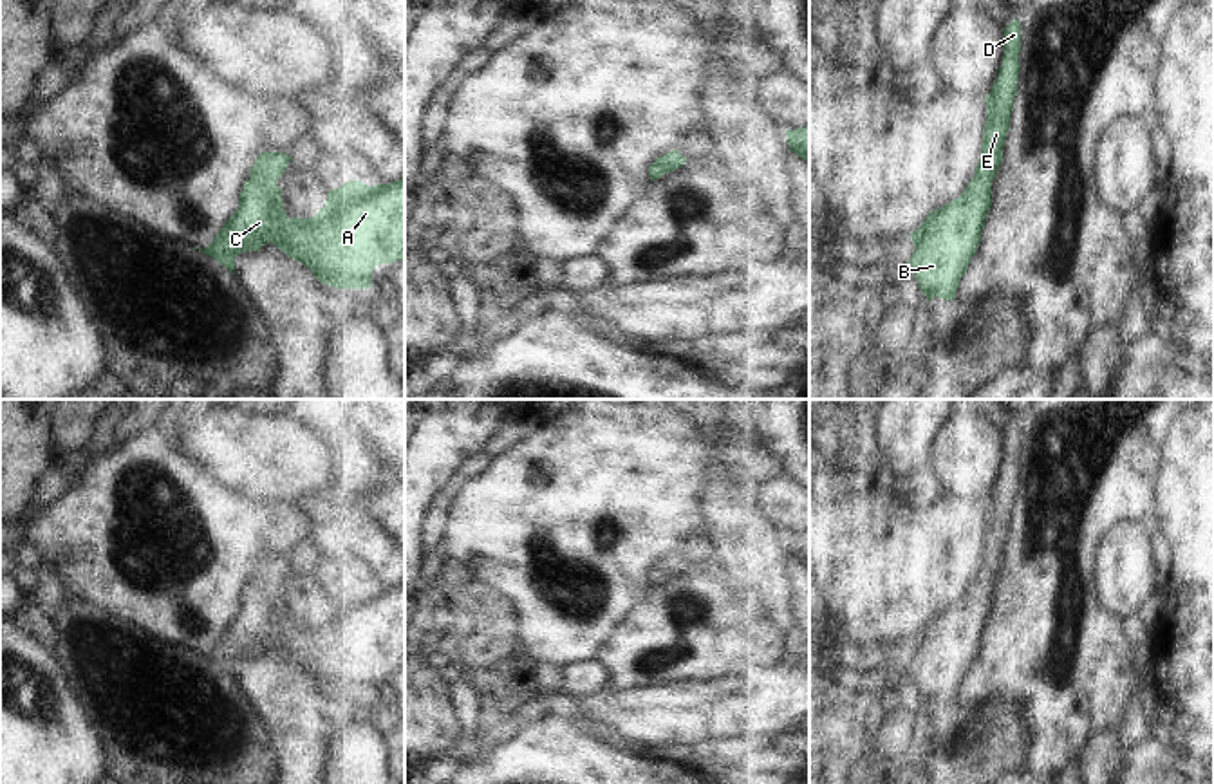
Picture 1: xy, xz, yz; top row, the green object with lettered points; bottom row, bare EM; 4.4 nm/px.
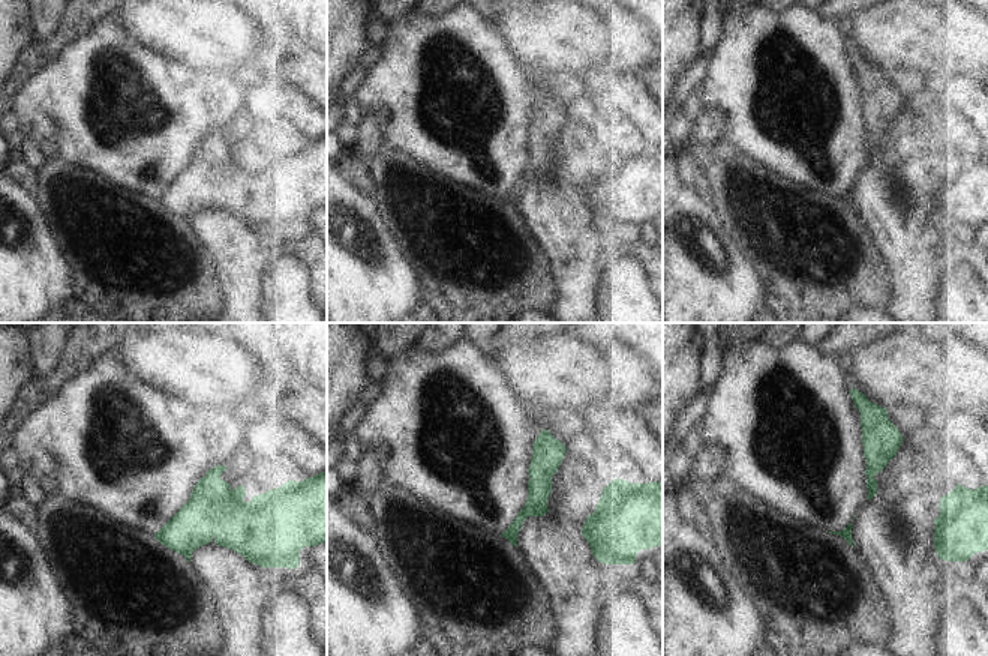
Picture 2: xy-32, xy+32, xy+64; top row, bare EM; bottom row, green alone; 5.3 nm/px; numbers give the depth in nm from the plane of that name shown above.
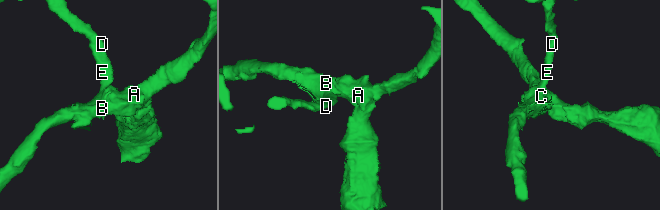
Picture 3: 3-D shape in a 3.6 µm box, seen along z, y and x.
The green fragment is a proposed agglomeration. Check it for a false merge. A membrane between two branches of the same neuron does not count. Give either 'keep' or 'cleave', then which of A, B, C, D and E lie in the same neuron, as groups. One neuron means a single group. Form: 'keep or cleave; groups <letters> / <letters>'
keep; groups A B C D E

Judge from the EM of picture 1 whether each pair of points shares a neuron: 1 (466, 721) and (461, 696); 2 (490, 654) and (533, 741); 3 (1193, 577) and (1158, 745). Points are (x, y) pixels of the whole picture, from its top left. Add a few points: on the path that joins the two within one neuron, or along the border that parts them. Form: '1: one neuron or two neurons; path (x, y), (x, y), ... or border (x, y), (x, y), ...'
1: one neuron; path (466, 716), (465, 701)
2: two neurons; border (524, 723), (488, 748)
3: two neurons; border (1164, 734), (1173, 750)

